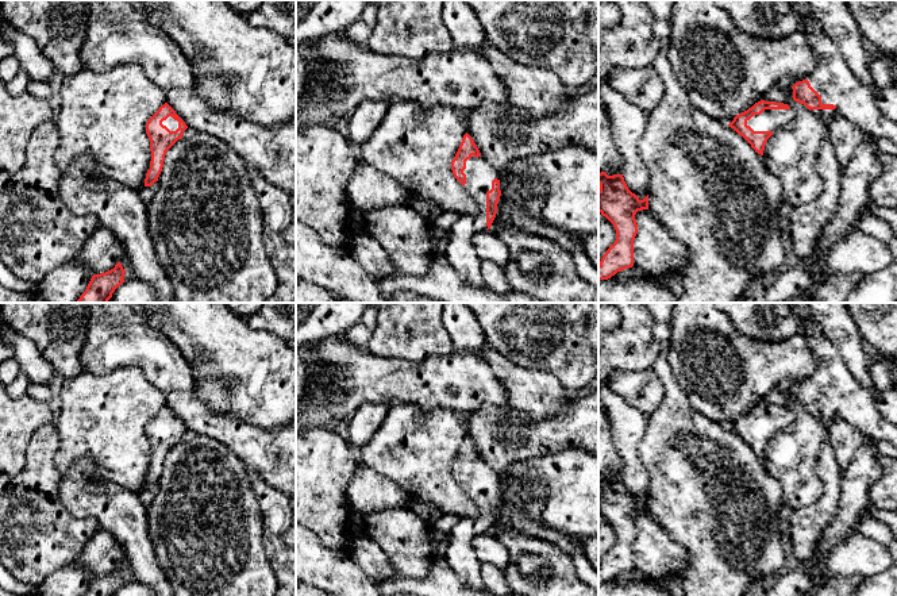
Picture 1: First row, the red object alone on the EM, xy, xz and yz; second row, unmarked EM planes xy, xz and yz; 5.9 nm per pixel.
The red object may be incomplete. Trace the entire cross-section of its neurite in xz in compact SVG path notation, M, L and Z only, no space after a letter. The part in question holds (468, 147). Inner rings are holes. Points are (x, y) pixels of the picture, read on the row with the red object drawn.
M466 132L451 161L454 177L470 192L480 205L477 215L459 215L447 231L444 254L459 278L473 288L485 288L480 269L481 259L473 246L473 237L489 230L501 196L500 169L492 166Z

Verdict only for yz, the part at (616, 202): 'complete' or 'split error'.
complete

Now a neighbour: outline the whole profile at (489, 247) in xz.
M490 230L476 234L471 242L481 261L492 261L503 268L508 262L509 250L507 245Z

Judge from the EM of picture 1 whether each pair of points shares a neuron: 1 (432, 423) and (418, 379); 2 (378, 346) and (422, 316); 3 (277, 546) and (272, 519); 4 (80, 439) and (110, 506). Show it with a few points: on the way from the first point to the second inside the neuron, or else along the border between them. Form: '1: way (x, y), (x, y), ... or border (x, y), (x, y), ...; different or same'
1: border (397, 403), (447, 408), (459, 418); different
2: way (389, 339), (411, 320); same
3: way (273, 539), (273, 526); same
4: border (61, 475), (88, 457), (110, 481); different

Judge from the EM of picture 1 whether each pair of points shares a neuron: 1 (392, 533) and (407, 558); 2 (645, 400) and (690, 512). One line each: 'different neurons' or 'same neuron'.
1: same neuron
2: different neurons

